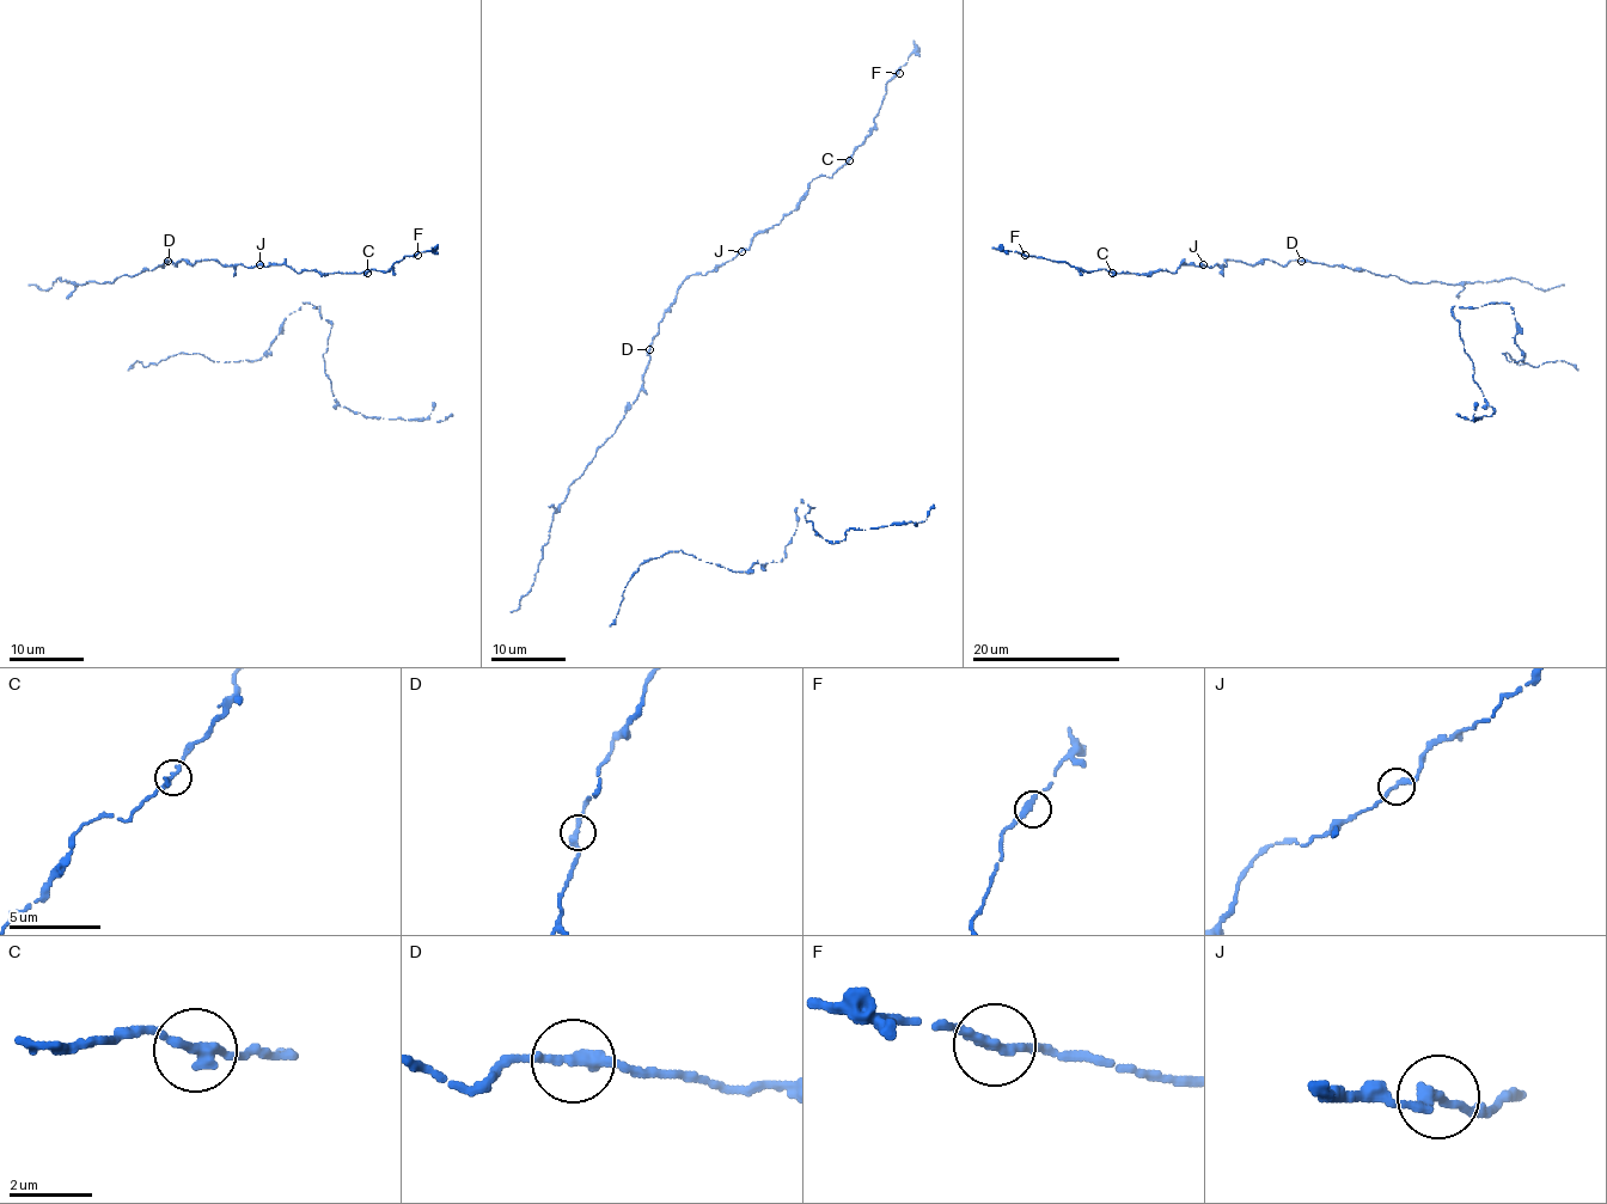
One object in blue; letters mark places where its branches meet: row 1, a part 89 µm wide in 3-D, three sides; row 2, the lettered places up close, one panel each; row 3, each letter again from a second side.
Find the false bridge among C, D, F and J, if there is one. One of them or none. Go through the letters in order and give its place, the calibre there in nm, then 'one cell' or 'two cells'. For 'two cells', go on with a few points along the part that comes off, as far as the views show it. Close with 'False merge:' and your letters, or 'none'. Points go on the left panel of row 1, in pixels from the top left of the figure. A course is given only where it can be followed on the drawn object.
C: place (367, 273); calibre 280 nm; one cell
D: place (167, 261); calibre 320 nm; one cell
F: place (417, 255); calibre 280 nm; one cell
J: place (260, 264); calibre 280 nm; one cell
False merge: none

